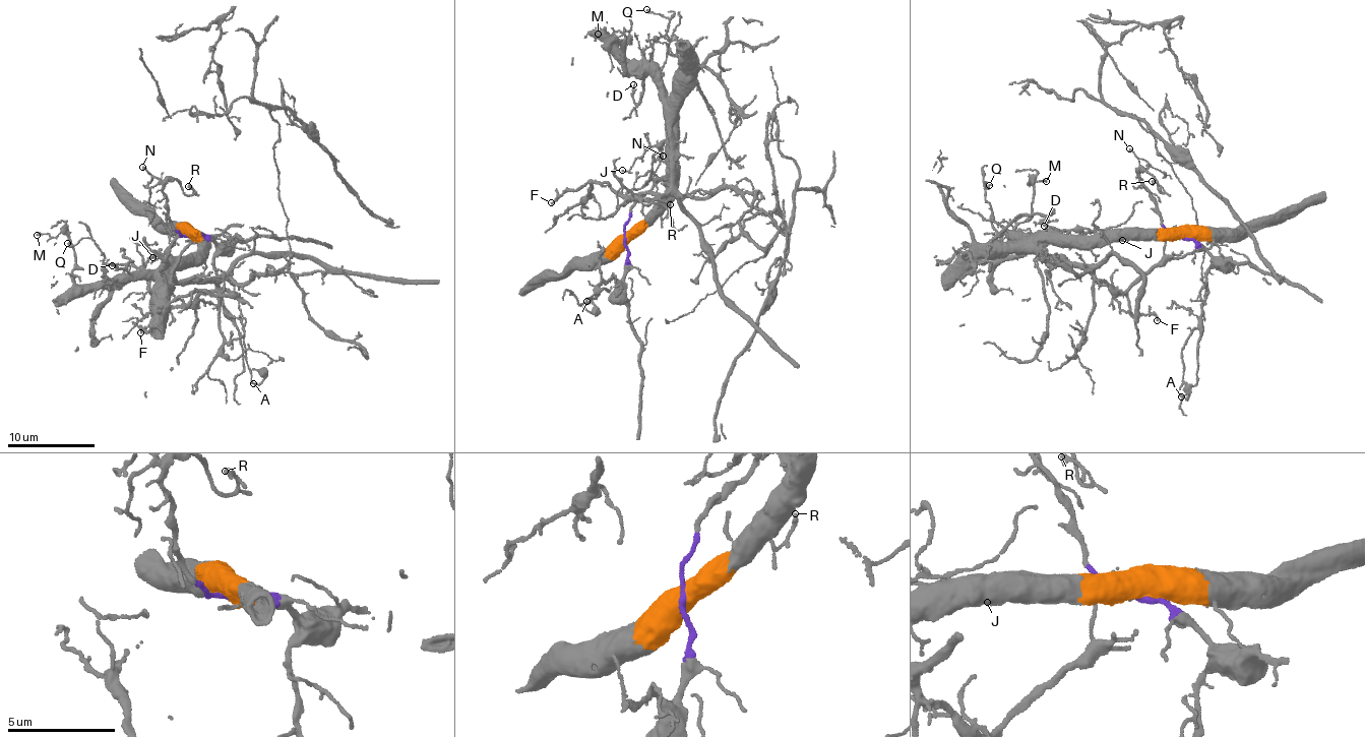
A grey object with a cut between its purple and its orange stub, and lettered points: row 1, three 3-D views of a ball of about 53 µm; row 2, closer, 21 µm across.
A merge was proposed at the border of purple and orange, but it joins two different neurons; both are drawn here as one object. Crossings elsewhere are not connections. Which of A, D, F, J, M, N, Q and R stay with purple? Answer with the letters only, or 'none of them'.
A, N, R

